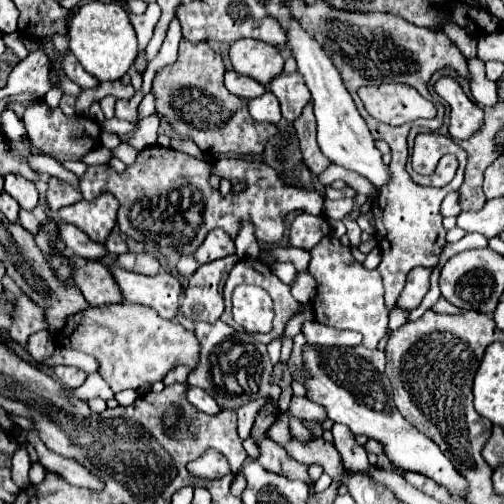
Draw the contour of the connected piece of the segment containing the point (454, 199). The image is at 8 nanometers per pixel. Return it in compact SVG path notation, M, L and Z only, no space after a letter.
M450 192L444 198L444 202L442 202L442 216L458 216L462 212L460 204L458 204L458 198L460 198L458 192Z

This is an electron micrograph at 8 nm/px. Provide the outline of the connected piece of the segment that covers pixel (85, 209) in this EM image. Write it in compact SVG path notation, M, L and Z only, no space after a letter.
M100 194L96 200L80 200L76 204L70 204L62 210L58 210L60 218L64 222L70 222L78 226L82 232L90 236L90 240L104 244L106 236L116 224L116 212L118 212L118 200L112 194Z

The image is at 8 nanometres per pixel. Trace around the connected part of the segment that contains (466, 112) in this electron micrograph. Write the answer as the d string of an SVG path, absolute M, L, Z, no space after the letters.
M440 78L436 94L450 106L450 136L456 140L470 138L484 122L484 112L462 92L454 78Z

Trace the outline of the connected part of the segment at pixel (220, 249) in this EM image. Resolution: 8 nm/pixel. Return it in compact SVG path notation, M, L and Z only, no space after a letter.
M212 230L206 240L202 242L202 246L196 250L196 260L200 264L208 264L208 262L214 262L214 260L220 260L220 258L226 258L230 254L234 254L236 248L234 248L234 240L222 232L222 230Z

